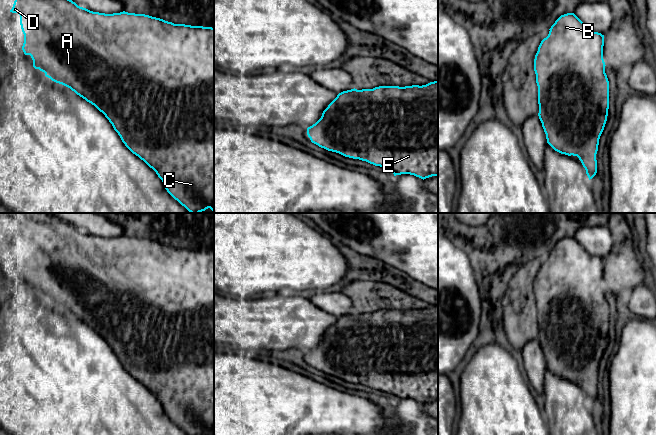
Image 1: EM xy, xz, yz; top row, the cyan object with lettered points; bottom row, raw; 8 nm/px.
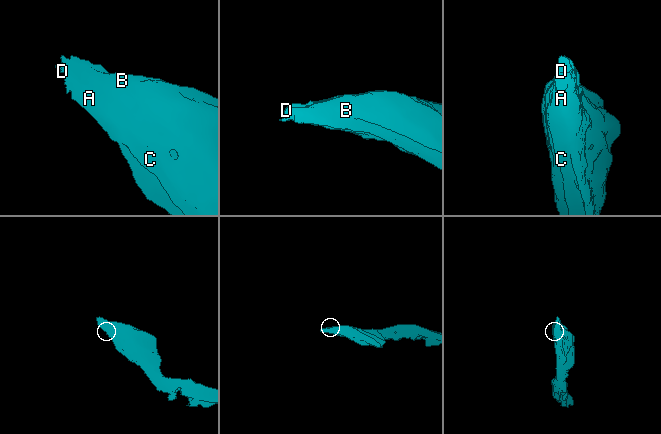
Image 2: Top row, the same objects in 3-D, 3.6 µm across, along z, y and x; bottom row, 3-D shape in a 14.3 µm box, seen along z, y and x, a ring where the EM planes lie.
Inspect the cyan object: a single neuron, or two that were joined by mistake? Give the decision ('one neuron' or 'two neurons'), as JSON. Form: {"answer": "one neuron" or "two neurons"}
{"answer": "one neuron"}

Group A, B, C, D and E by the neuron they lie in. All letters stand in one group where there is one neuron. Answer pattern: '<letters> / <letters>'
A B C D E

